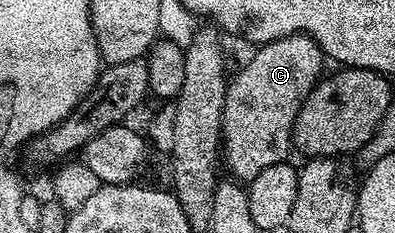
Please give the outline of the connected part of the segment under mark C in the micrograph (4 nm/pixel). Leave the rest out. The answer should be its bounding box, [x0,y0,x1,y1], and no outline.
[220,35,324,181]

